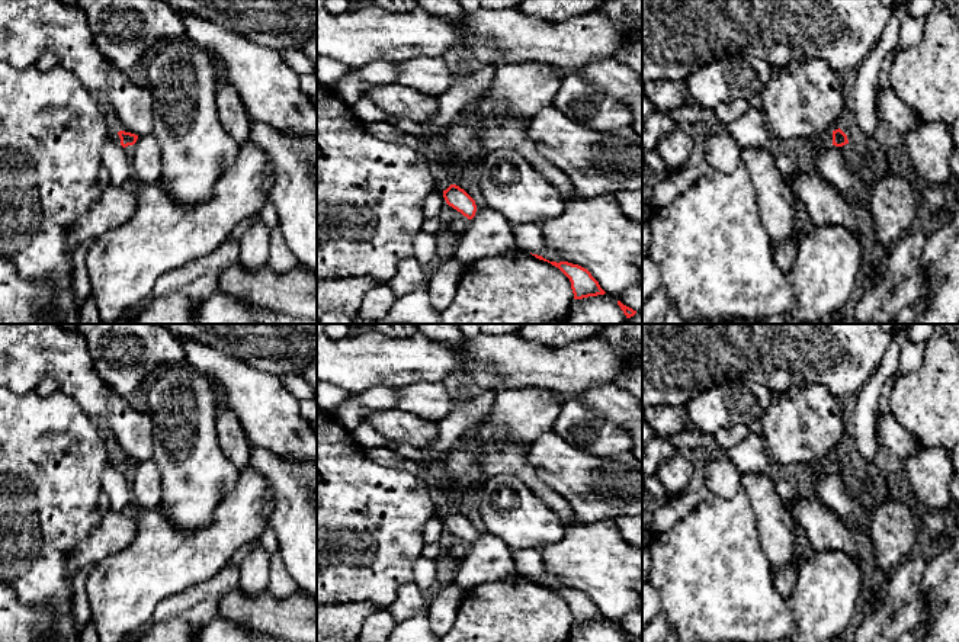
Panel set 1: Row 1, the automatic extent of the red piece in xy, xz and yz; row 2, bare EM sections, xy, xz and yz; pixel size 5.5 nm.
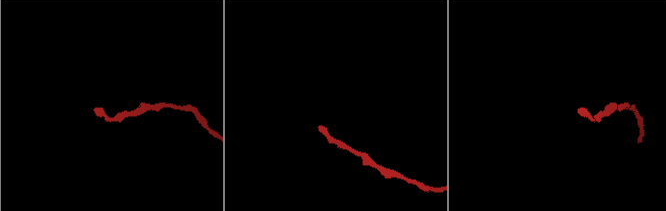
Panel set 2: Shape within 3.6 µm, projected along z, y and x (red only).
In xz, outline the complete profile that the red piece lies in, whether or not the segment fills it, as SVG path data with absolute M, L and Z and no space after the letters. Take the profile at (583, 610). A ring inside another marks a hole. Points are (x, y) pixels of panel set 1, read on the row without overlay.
M532 580L532 581L558 593L570 604L574 625L583 625L583 623L606 619L587 594L578 590L568 588L568 587L559 587L559 588L549 587L538 580Z

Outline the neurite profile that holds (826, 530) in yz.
M801 497L789 508L815 552L841 549L857 558L857 542L847 524L817 498Z

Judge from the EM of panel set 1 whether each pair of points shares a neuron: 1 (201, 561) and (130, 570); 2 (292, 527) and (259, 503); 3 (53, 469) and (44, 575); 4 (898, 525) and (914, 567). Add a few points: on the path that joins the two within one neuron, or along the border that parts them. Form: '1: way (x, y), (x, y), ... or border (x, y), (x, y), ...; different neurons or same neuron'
1: way (183, 561), (162, 561), (147, 570); same neuron
2: border (263, 478), (272, 501), (266, 527); different neurons
3: way (47, 496), (47, 549); same neuron
4: border (910, 555), (887, 577); different neurons

